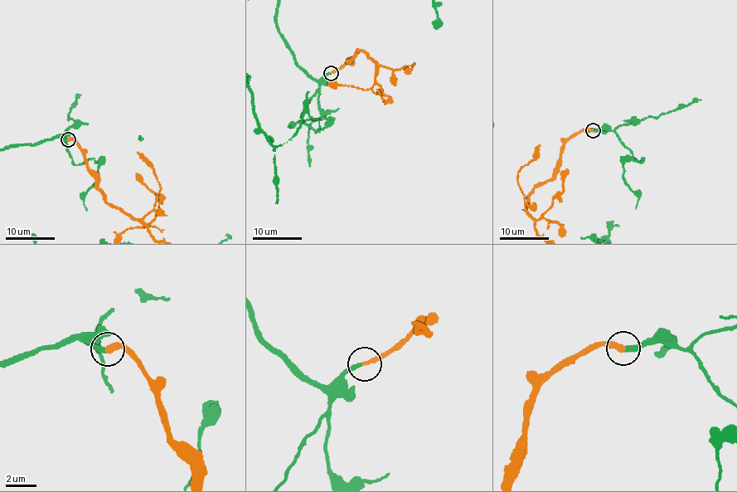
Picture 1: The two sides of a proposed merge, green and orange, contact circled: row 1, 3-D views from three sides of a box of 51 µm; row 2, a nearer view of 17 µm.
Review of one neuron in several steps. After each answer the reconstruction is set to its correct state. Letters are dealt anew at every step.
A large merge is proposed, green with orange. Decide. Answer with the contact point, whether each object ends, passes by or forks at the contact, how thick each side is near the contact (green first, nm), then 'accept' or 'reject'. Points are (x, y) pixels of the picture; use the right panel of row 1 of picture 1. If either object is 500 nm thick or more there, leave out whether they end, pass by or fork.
place (593, 130); green ends; orange ends; calibres 280 and 320 nm; accept

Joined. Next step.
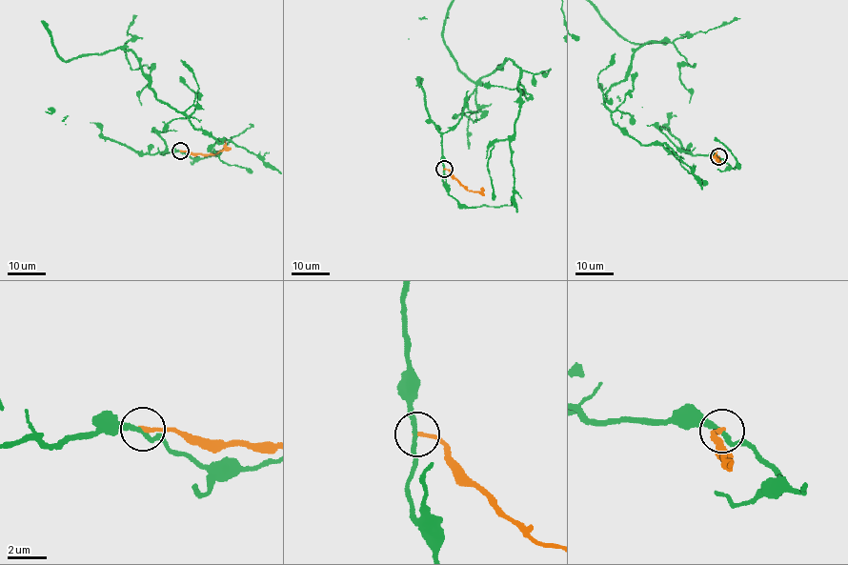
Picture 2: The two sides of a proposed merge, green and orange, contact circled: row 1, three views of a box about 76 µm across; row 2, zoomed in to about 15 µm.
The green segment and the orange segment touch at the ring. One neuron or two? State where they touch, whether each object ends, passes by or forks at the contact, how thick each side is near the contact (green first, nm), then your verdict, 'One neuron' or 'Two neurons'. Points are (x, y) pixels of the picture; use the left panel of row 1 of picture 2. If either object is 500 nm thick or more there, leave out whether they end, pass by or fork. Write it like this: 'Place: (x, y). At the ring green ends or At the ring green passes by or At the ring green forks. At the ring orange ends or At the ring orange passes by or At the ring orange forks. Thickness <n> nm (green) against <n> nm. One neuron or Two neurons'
Place: (180, 151). At the ring green passes by. At the ring orange ends. Thickness 220 nm (green) against 200 nm. Two neurons

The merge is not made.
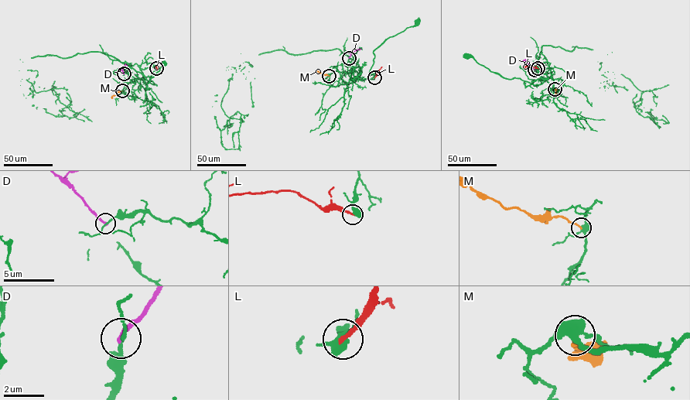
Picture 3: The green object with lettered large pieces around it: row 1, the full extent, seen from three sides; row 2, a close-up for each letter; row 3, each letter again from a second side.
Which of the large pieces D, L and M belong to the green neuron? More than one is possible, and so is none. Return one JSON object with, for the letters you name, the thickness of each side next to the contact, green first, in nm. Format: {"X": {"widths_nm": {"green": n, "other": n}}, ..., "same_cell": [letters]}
{"same_cell": []}

